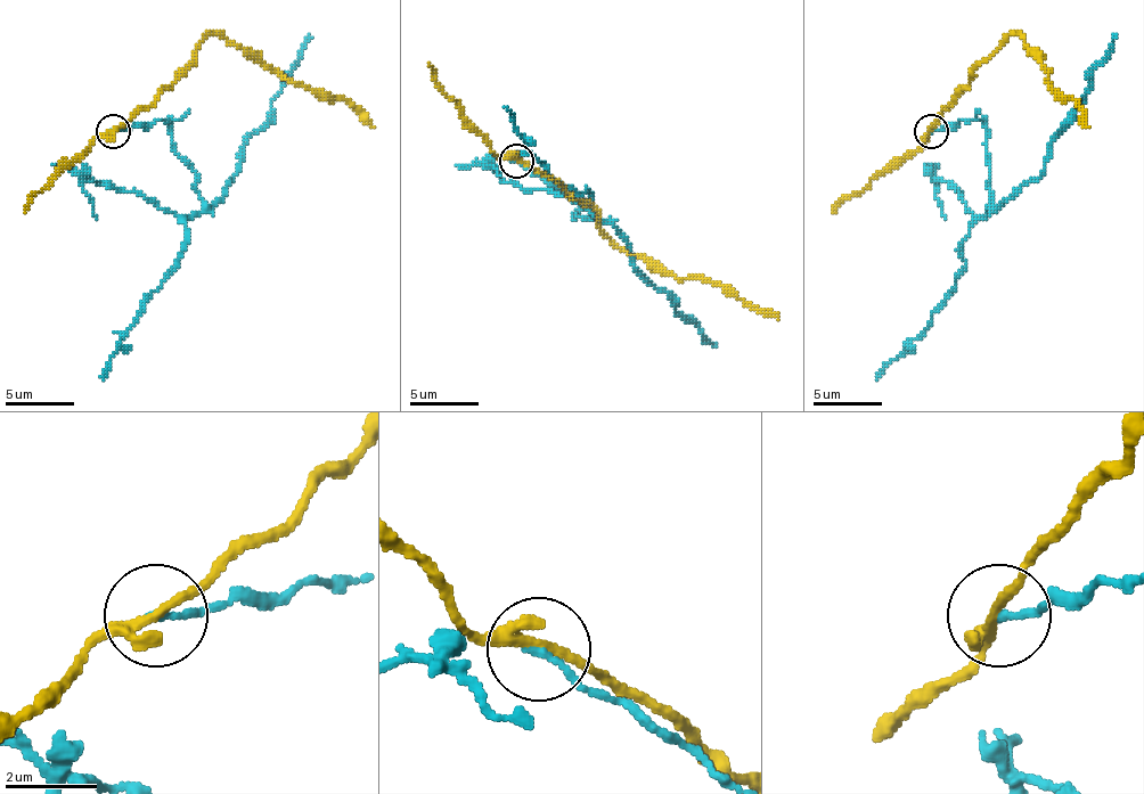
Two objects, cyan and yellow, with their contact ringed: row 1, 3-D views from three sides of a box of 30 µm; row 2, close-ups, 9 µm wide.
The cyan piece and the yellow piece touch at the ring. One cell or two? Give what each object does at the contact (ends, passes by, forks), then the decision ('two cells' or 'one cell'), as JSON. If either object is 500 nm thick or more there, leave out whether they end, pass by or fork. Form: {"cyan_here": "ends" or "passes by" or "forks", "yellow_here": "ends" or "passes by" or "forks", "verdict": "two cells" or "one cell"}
{"cyan_here": "ends", "yellow_here": "passes by", "verdict": "two cells"}

